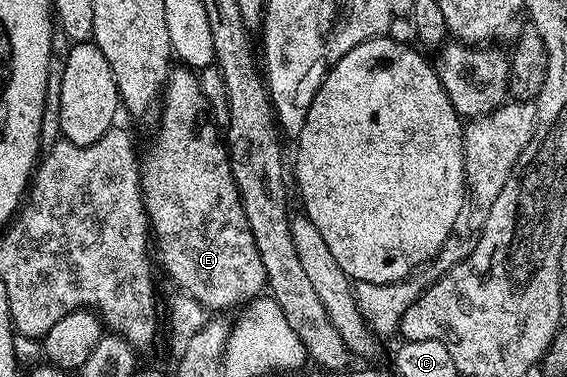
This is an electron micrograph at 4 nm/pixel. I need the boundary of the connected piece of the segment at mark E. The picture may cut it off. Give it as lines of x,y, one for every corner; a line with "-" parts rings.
169,70
168,82
162,92
162,106
158,111
160,128
148,152
145,155
143,152
138,163
140,196
155,248
157,245
160,249
160,263
165,273
180,286
177,288
183,294
209,312
220,313
223,307
234,307
238,303
244,305
257,298
266,287
264,270
230,169
228,148
217,126
206,114
199,78
191,70
179,70

